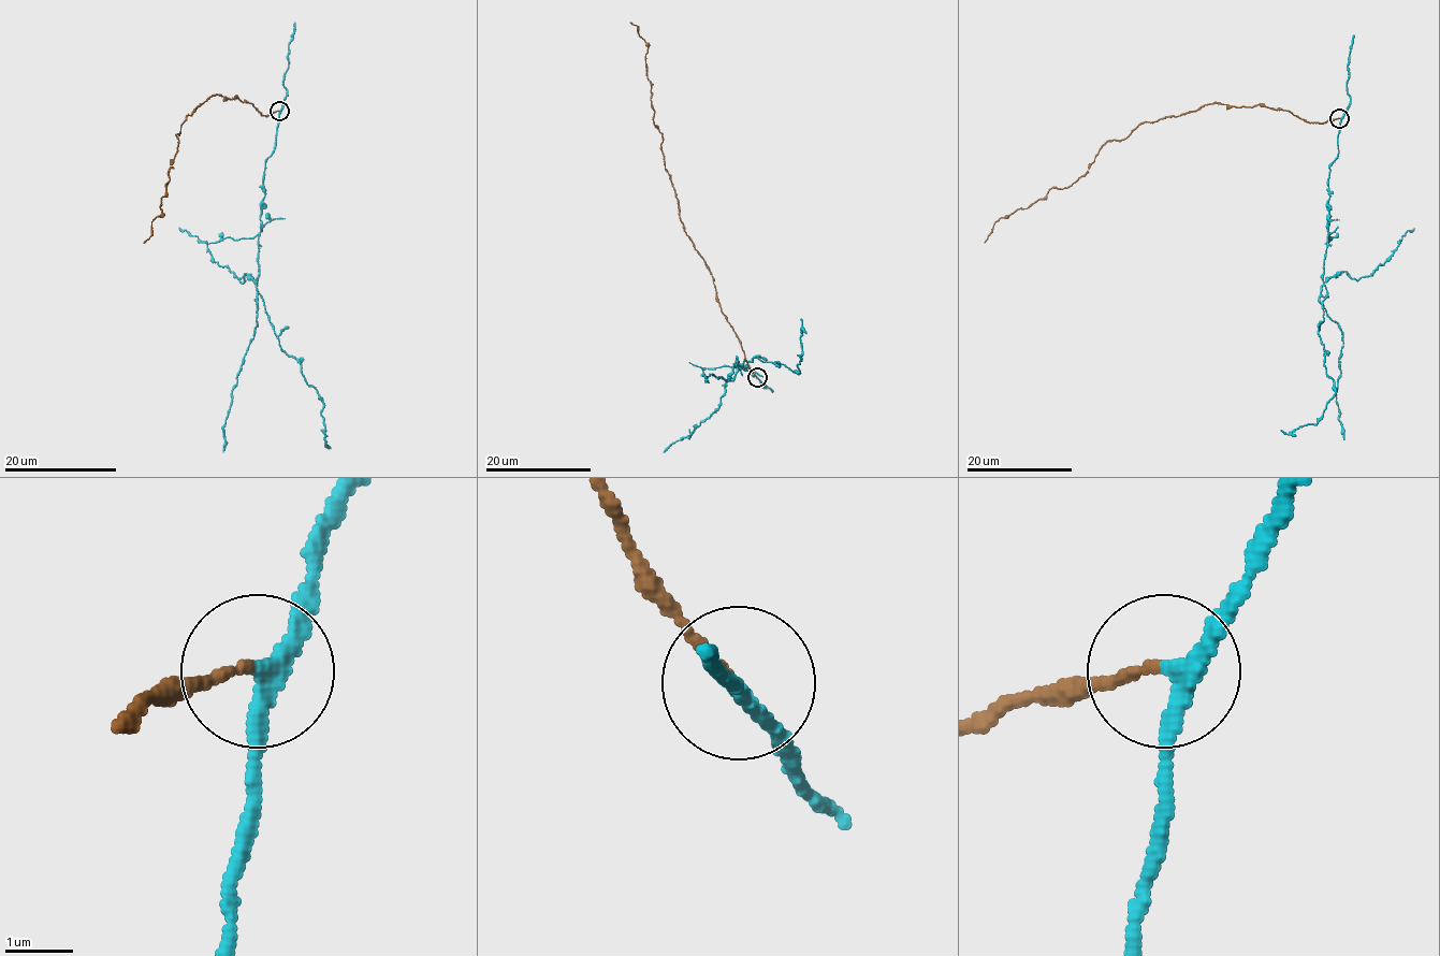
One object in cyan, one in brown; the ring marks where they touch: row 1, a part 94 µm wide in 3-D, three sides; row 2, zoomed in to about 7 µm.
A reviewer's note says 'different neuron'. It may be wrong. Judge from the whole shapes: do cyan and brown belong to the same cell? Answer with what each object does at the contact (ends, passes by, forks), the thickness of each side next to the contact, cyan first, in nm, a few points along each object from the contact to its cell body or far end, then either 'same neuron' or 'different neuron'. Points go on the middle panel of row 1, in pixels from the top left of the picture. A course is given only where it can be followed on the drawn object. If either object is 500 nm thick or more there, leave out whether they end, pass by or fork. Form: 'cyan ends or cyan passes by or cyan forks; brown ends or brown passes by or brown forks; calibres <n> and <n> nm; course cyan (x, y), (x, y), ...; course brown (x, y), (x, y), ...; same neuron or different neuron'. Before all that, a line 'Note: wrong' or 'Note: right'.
Note: right
cyan passes by; brown ends; calibres 240 and 110 nm; course cyan (758, 377), (737, 361), (741, 365), (755, 356), (797, 373), (801, 318); course brown (756, 377), (715, 295), (712, 273), (679, 217), (663, 139), (653, 121), (648, 44), (630, 22); different neuron

